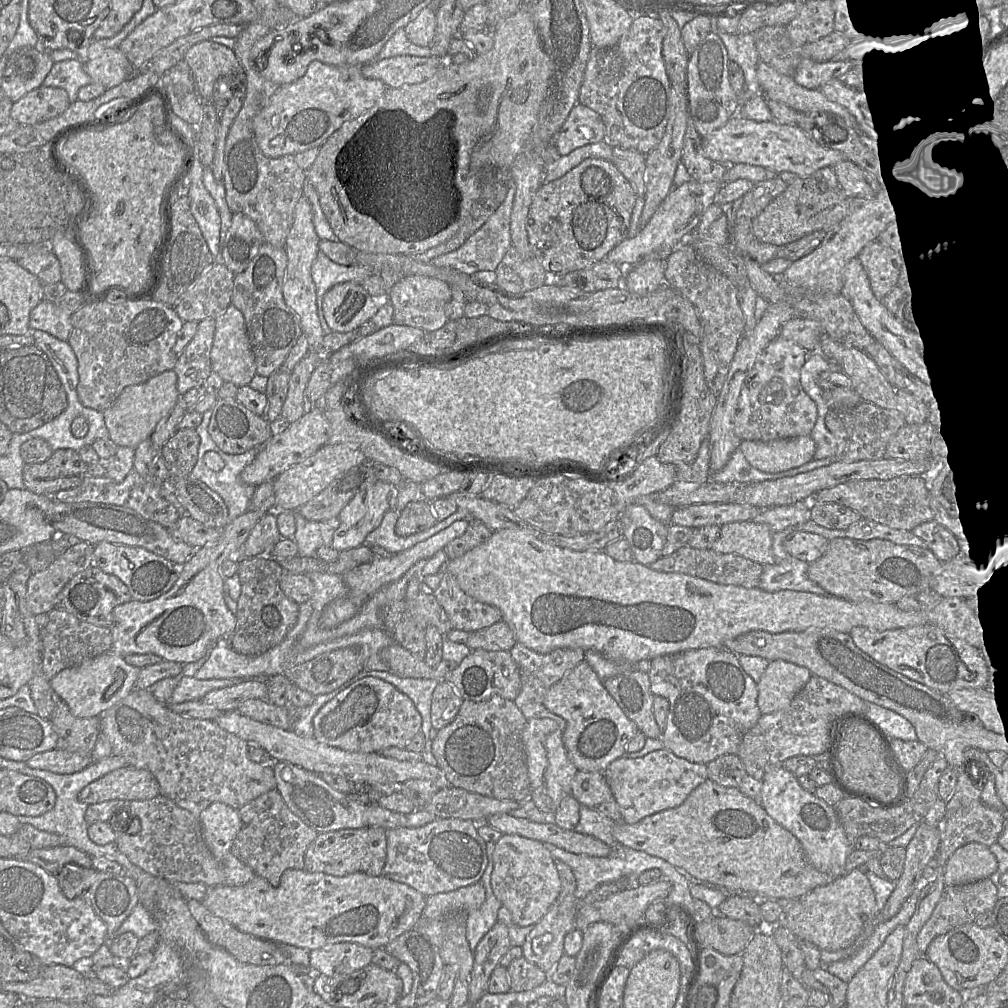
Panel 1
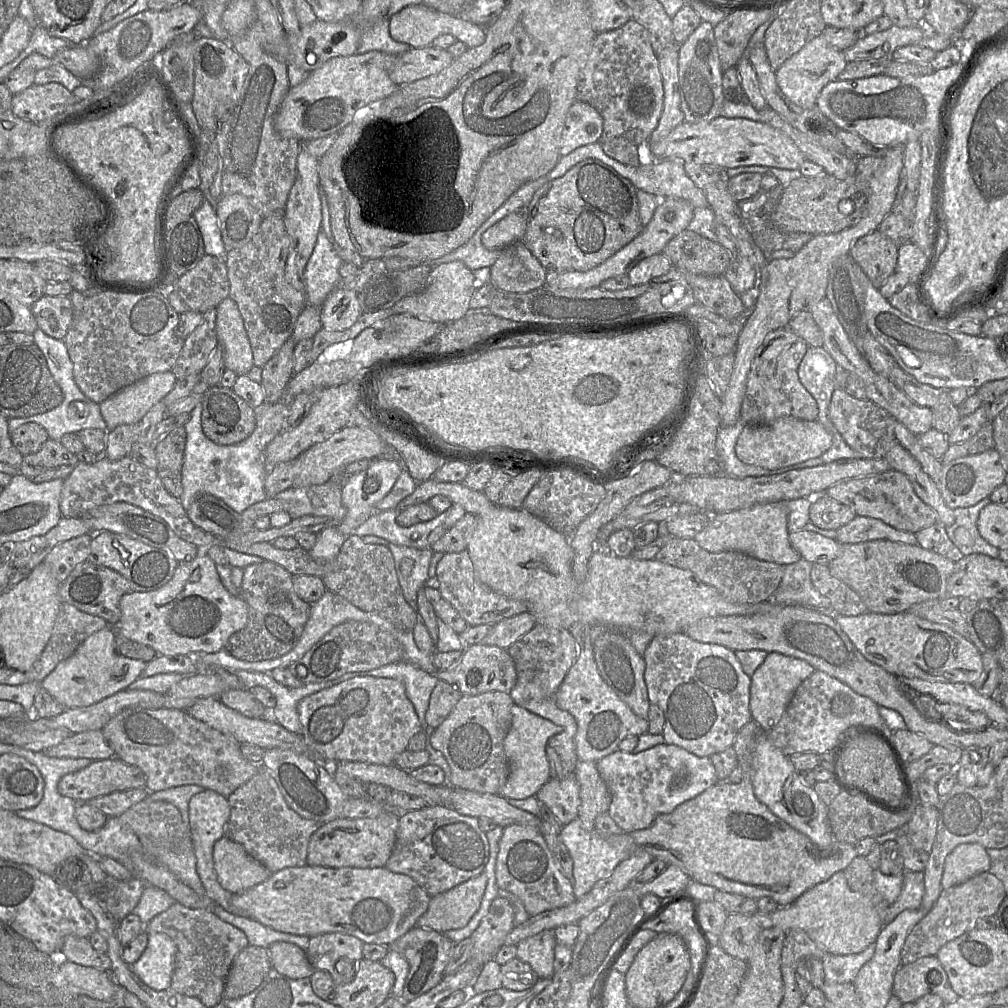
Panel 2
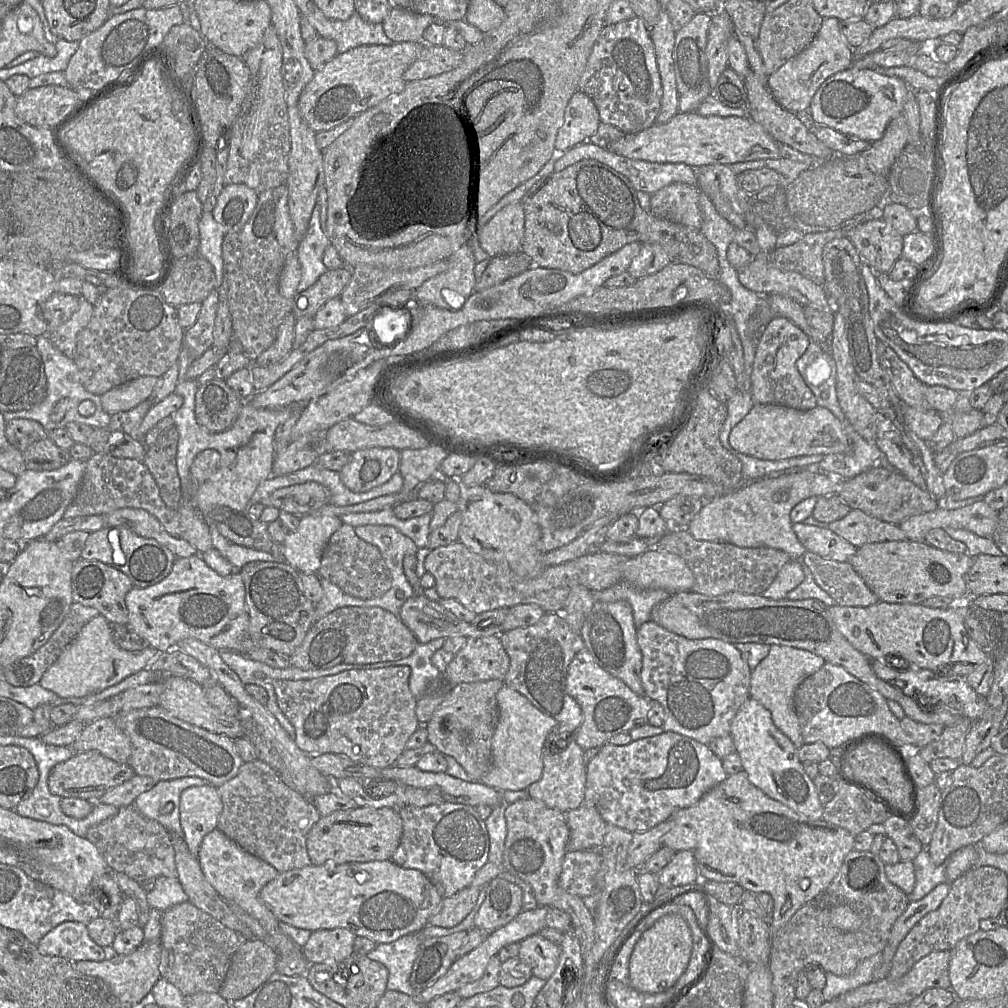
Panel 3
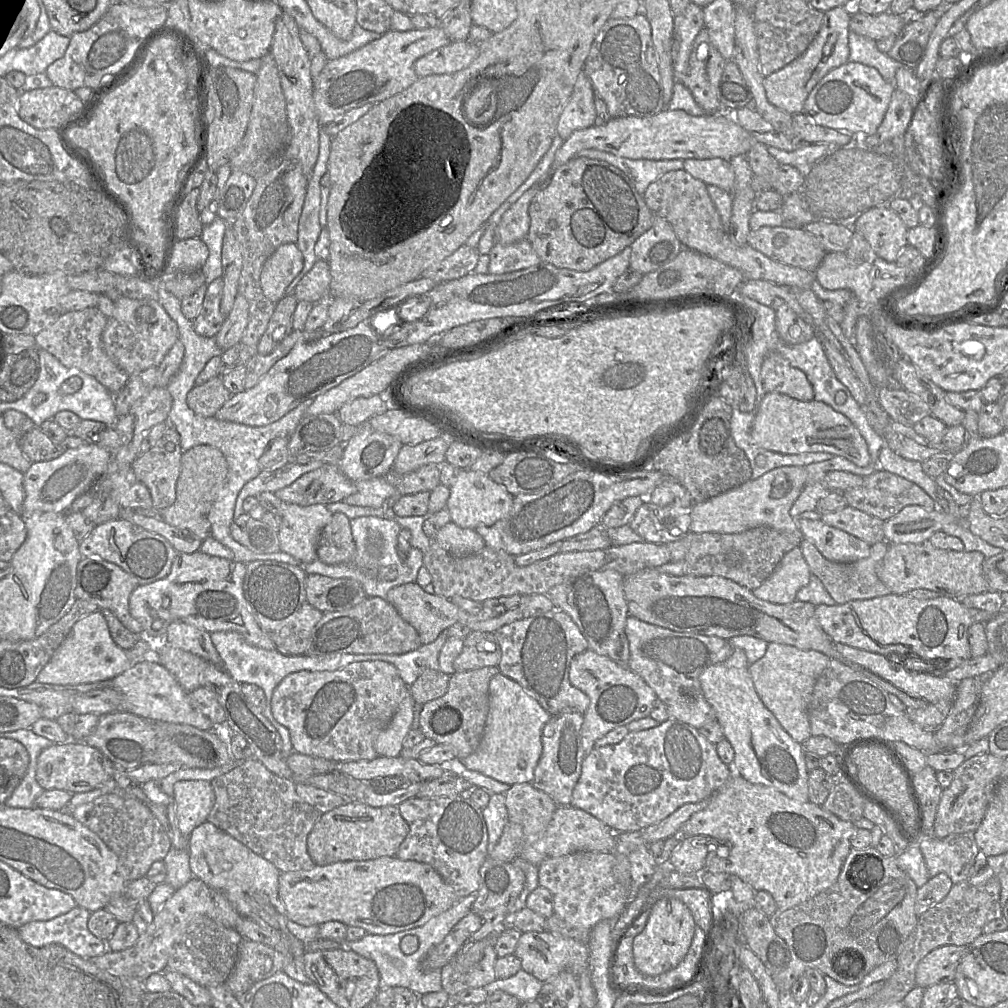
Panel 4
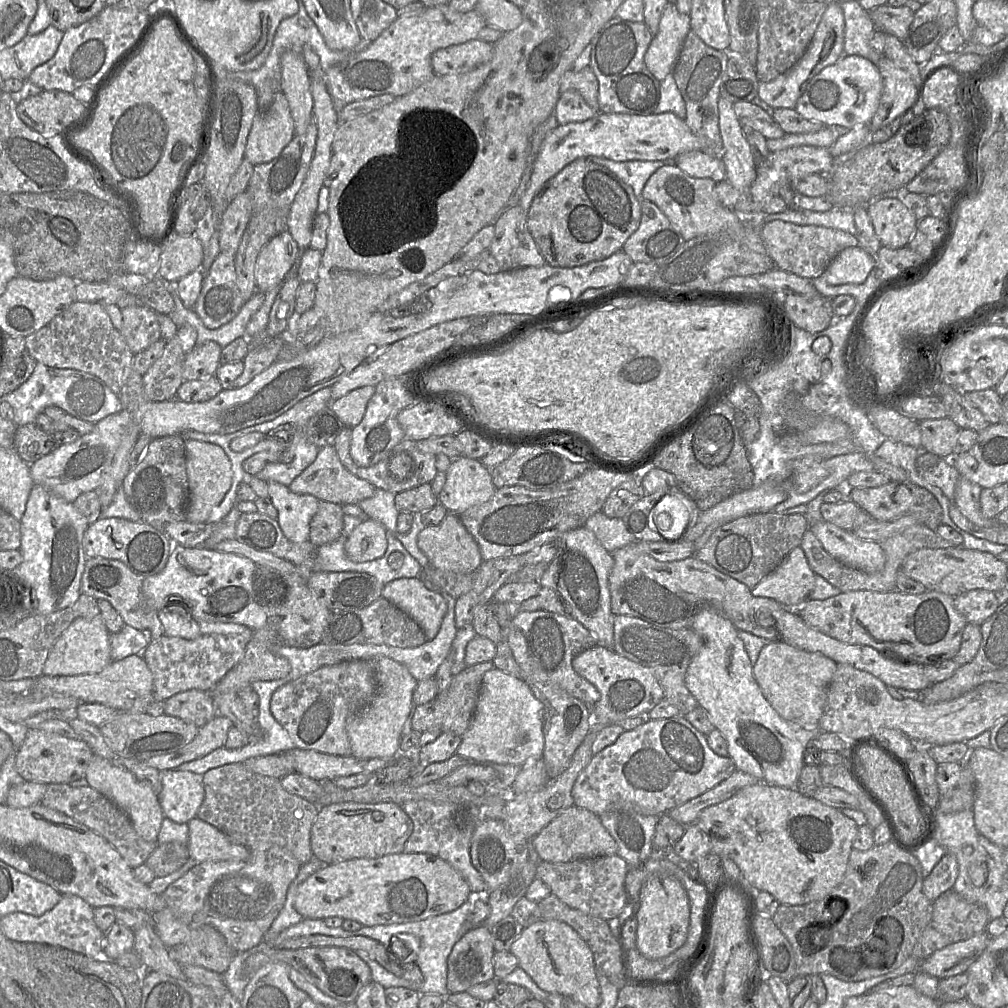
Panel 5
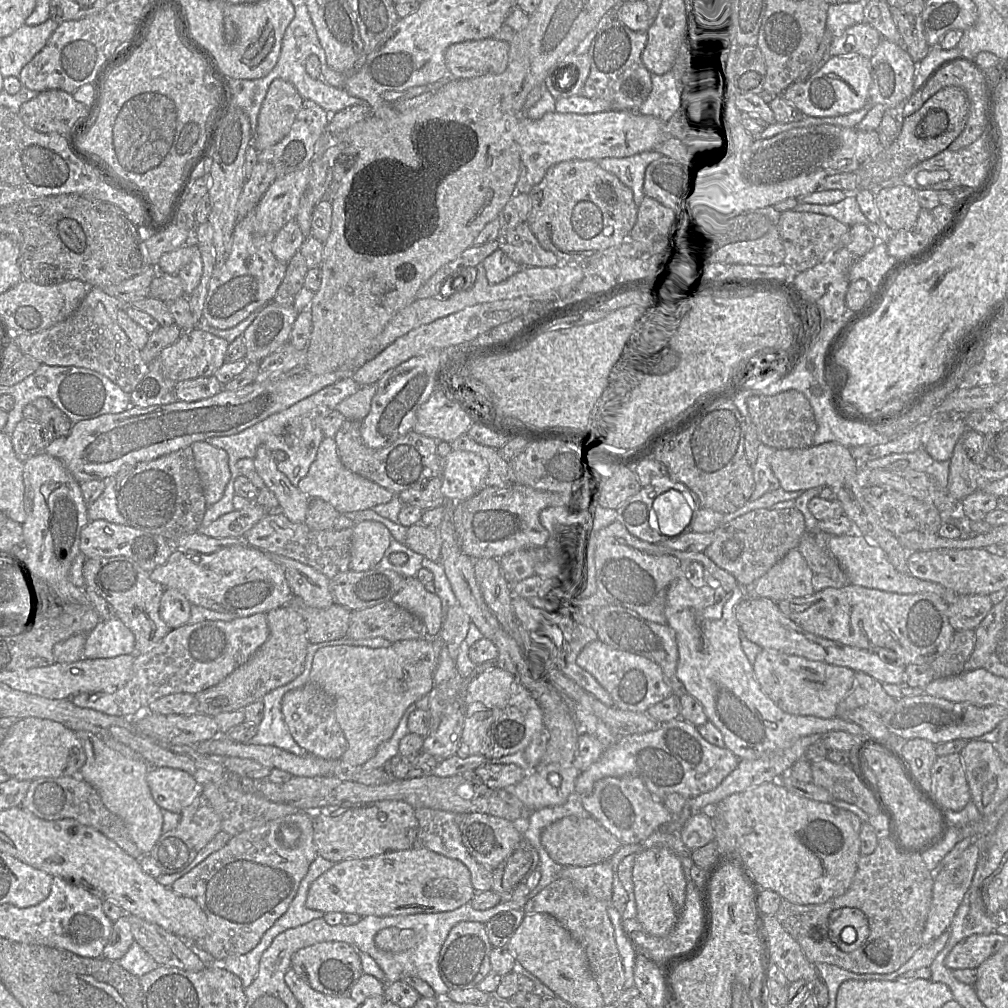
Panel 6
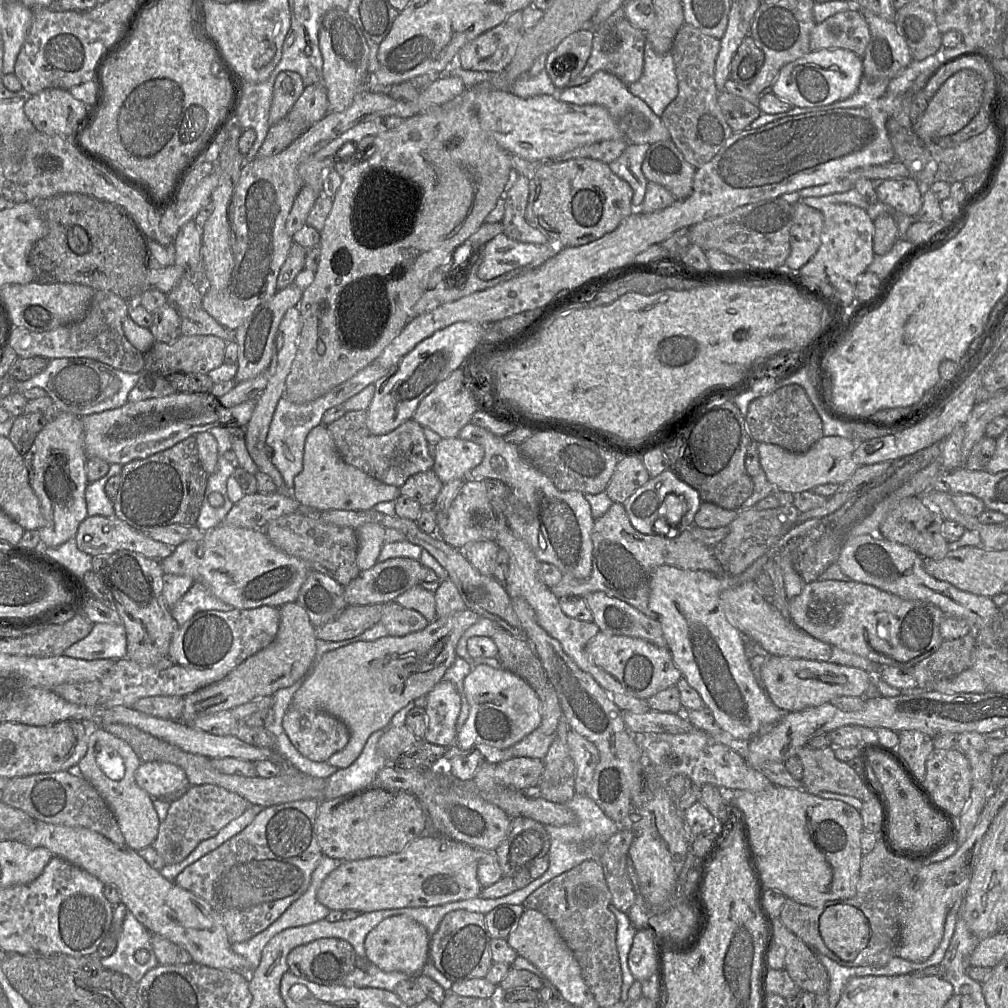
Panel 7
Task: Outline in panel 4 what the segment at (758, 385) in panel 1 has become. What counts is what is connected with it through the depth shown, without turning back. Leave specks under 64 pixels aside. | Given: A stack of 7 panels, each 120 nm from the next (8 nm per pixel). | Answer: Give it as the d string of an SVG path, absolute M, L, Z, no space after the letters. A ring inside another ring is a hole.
M787 306L776 310L775 326L780 338L787 344L805 343L815 336L813 327ZM770 353L765 357L761 380L767 393L777 392L804 402L814 399L813 388L806 374L792 367L779 353Z

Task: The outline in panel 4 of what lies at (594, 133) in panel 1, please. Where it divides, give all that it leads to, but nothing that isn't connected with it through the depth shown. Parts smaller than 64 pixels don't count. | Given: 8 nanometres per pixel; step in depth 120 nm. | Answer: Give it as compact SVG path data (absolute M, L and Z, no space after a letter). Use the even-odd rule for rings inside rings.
M582 70L577 77L571 97L559 117L557 134L565 141L576 130L593 126L595 117L595 92Z

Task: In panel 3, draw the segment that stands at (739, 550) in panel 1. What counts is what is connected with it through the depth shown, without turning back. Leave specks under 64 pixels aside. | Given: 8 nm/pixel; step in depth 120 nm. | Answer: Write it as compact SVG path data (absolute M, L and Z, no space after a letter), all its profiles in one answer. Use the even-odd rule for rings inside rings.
M818 463L789 468L780 475L750 481L733 492L706 501L684 529L697 540L729 543L742 548L770 547L785 551L791 559L801 560L806 549L793 530L791 510L809 497L837 495L842 486L843 479L822 472Z

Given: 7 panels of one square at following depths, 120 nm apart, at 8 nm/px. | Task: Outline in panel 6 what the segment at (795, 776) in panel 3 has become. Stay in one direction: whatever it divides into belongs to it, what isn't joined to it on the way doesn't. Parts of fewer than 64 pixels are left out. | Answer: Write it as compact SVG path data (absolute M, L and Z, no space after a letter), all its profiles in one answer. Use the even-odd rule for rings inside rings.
M685 577L675 580L668 587L666 594L665 617L667 625L675 631L679 654L677 677L686 693L700 702L708 720L722 733L725 747L739 759L755 759L765 753L787 748L799 738L811 734L846 731L856 738L866 734L864 729L856 723L840 717L823 719L784 712L762 691L755 678L753 665L741 646L741 631L736 619L736 606L743 599L745 599L744 586L740 584L736 587L713 587L710 584L696 587Z

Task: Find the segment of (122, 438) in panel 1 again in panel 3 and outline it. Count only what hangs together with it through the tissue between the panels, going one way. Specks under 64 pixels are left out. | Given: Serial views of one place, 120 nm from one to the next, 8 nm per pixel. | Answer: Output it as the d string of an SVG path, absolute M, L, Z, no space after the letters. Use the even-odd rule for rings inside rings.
M142 376L118 386L100 396L102 408L113 415L133 409L151 395L159 377Z

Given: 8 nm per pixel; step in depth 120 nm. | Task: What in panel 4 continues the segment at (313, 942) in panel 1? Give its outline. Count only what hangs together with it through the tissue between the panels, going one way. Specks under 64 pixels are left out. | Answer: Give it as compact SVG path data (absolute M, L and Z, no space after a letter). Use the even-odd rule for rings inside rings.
M396 856L365 861L343 861L325 866L314 865L309 870L283 872L279 875L278 893L286 917L302 926L338 921L346 926L363 928L369 934L388 935L423 926L431 918L447 911L459 897L430 865L404 861Z

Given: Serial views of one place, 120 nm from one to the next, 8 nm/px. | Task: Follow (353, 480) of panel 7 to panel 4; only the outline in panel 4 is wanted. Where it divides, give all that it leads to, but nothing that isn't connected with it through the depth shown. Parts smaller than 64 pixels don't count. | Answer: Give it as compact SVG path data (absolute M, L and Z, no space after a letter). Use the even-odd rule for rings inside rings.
M323 464L322 467L303 474L291 485L277 490L275 495L286 503L310 506L341 502L355 492L355 483L338 466Z

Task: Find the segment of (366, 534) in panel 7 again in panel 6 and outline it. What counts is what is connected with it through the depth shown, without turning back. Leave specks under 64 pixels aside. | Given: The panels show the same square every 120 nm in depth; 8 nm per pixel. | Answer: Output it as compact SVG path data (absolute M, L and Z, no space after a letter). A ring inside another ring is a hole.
M366 520L355 523L349 570L361 572L375 568L389 547L391 538L389 530L380 522Z

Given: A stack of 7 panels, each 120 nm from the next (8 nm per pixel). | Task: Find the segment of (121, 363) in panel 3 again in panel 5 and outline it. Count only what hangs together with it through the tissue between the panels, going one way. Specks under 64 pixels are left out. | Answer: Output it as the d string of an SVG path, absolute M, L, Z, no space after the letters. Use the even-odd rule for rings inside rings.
M132 305L121 309L123 325L120 333L132 353L146 350L161 340L157 313L146 305Z

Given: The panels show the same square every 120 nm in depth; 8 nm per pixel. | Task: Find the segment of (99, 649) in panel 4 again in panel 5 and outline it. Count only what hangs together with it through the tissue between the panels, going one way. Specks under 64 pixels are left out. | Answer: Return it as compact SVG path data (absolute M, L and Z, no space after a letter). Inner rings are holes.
M101 615L93 618L76 618L62 632L51 648L43 667L43 675L48 676L74 676L101 671L111 662L110 632L108 631Z

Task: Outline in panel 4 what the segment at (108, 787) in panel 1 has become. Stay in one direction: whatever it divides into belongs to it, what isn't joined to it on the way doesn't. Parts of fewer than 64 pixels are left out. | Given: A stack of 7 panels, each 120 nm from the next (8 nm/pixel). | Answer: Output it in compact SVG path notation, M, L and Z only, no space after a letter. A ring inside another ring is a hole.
M82 741L54 743L44 749L37 759L36 780L45 790L64 790L70 793L88 792L102 787L113 779L114 763L97 748Z

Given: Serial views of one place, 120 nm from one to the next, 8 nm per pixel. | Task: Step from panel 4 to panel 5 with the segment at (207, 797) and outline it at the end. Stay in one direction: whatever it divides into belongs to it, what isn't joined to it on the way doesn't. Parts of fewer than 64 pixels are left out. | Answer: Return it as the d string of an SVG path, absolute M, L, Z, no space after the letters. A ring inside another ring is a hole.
M174 769L161 772L162 789L158 800L165 817L176 823L197 818L205 799L203 775Z

